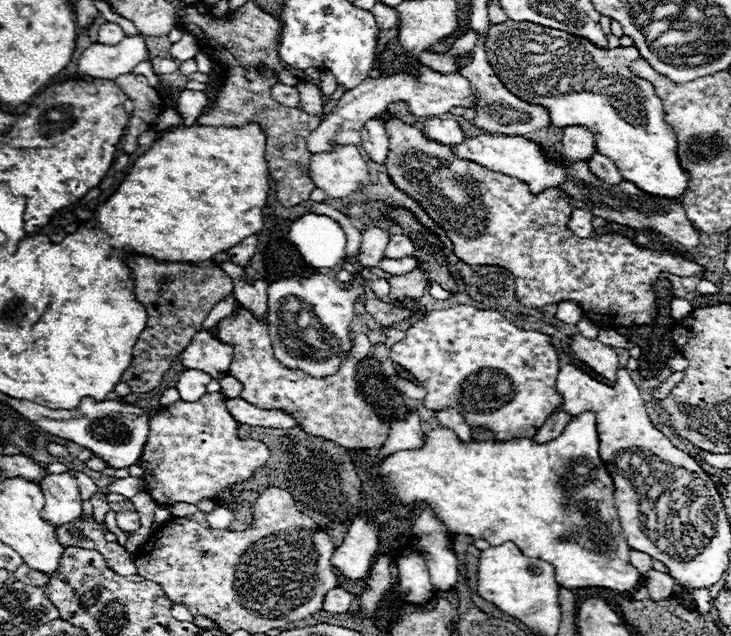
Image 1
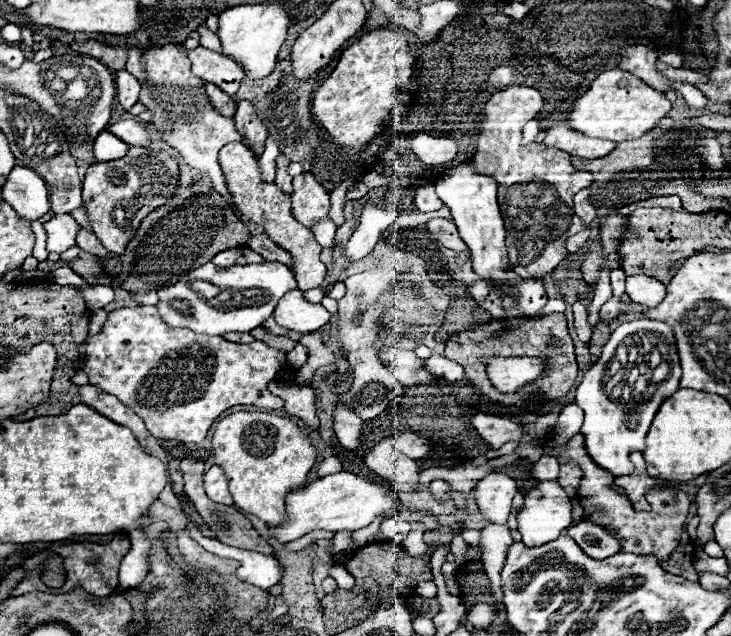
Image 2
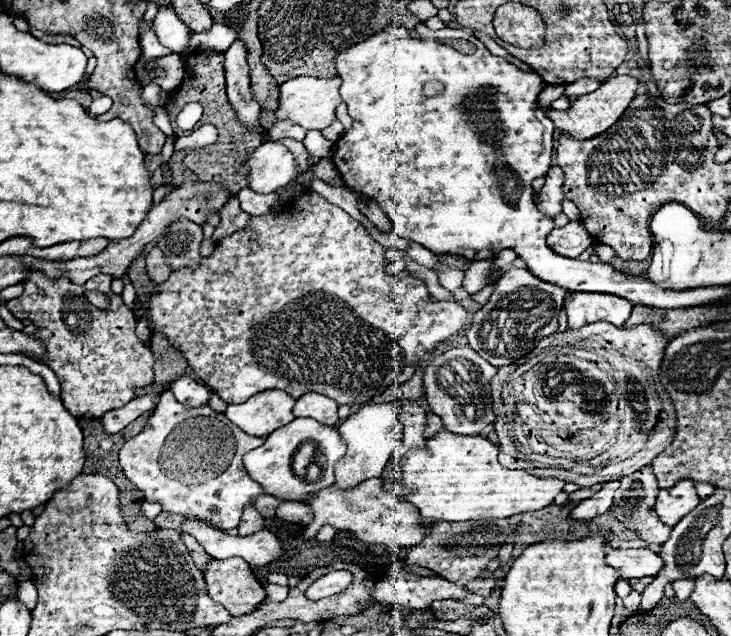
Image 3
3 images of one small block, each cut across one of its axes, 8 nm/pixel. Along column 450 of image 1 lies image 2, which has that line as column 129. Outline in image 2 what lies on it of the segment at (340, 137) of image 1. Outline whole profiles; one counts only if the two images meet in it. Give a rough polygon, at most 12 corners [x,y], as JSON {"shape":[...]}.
{"shape":[[126,70],[116,72],[116,96],[122,108],[138,102],[140,82]]}

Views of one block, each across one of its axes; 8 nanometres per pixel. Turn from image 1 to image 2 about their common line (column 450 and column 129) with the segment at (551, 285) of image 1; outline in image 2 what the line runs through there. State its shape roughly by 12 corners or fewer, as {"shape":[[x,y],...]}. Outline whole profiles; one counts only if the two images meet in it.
{"shape":[[130,146],[92,164],[92,232],[122,256],[140,222],[176,194],[178,160]]}

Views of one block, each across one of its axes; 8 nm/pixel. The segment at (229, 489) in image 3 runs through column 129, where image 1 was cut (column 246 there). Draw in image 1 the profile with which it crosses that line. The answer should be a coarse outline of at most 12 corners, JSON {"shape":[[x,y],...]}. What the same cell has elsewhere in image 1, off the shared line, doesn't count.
{"shape":[[220,392],[150,420],[138,466],[160,506],[216,500],[266,464]]}

